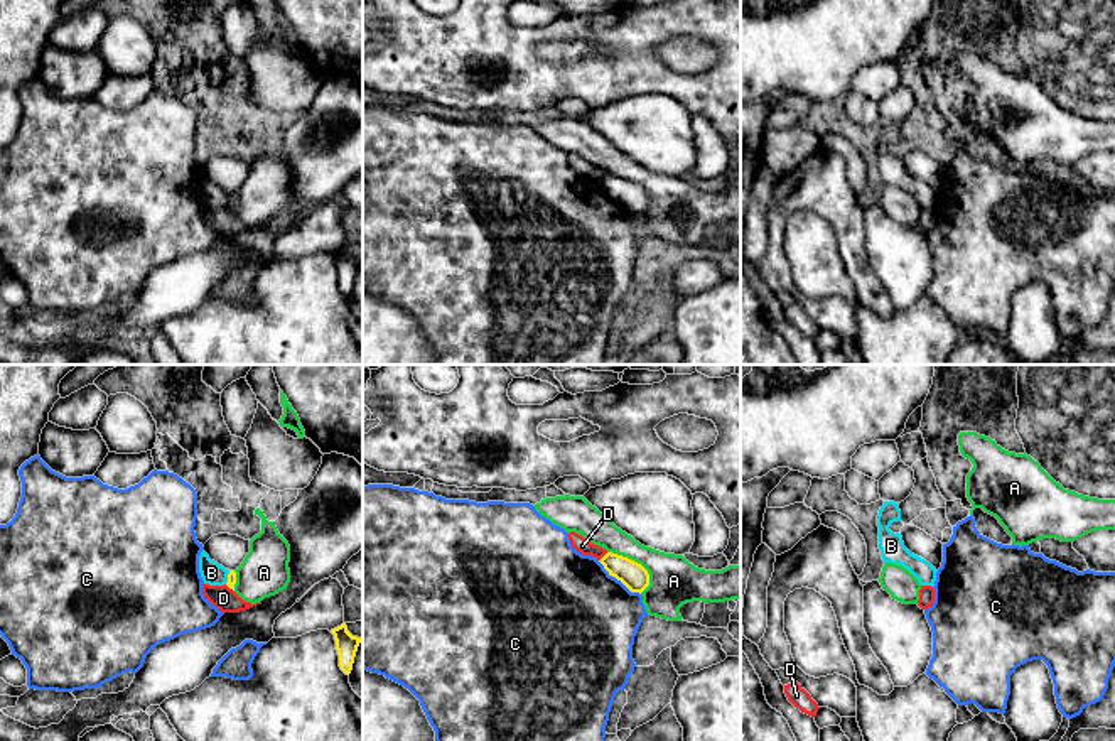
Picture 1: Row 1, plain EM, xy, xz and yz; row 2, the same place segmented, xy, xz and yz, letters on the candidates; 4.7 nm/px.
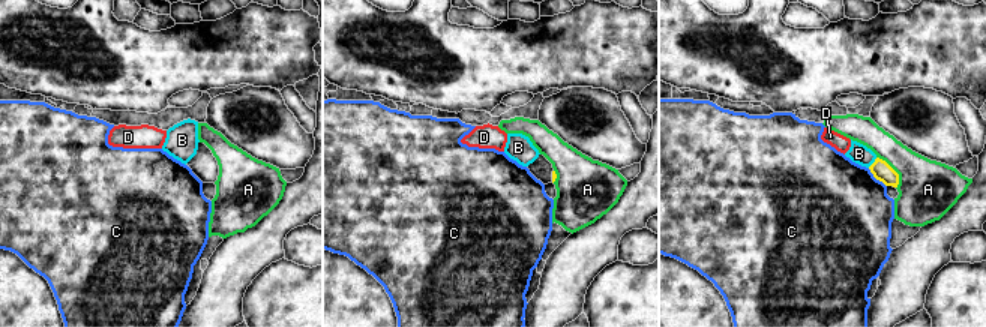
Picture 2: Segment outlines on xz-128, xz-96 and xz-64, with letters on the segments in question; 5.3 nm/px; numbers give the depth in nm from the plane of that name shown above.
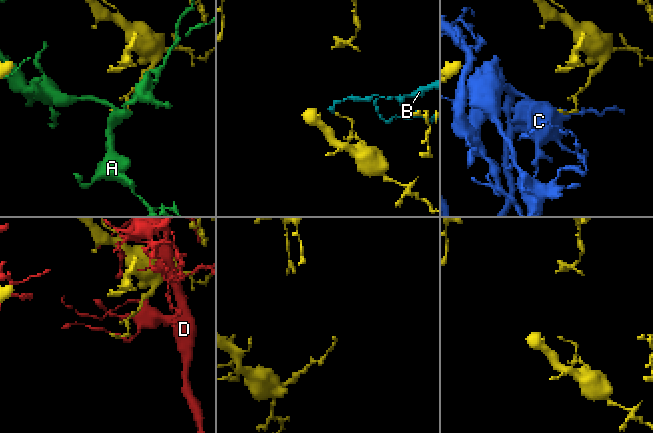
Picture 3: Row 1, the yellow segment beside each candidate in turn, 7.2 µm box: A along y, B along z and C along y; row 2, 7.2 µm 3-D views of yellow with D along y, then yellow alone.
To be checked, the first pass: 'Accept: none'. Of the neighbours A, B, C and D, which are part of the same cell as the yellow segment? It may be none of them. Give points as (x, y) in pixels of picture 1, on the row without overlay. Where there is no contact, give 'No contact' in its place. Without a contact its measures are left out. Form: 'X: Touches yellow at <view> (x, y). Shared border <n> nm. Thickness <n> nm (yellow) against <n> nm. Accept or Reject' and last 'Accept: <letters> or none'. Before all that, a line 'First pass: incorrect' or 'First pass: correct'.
First pass: correct
A: Touches yellow at xz (633, 183). Shared border 260 nm. Thickness 120 nm (yellow) against 240 nm. Reject
B: Touches yellow at xy (228, 200). Shared border 70 nm. Thickness 50 nm (yellow) against 110 nm. Reject
C: Touches yellow at xz (619, 201). Shared border 260 nm. Thickness 120 nm (yellow) against 480 nm. Reject
D: Touches yellow at xz (603, 179). Shared border 60 nm. Thickness 120 nm (yellow) against 70 nm. Reject
Accept: none

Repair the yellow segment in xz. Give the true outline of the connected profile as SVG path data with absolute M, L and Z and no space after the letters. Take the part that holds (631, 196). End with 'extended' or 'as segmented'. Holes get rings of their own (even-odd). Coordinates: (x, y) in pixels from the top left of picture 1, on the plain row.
M607 174L599 184L609 197L621 203L631 214L641 216L649 208L648 192L628 179Z | as segmented

